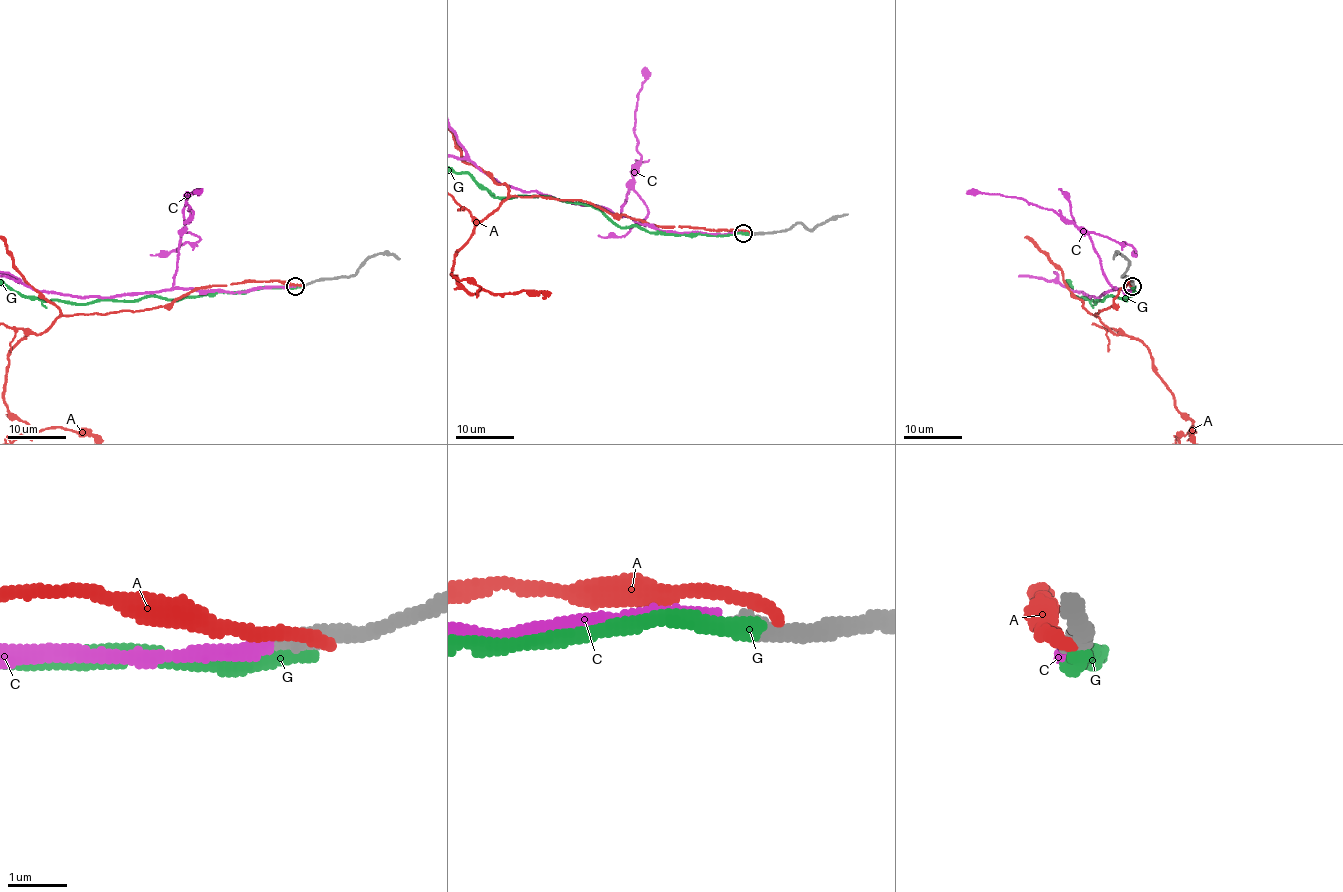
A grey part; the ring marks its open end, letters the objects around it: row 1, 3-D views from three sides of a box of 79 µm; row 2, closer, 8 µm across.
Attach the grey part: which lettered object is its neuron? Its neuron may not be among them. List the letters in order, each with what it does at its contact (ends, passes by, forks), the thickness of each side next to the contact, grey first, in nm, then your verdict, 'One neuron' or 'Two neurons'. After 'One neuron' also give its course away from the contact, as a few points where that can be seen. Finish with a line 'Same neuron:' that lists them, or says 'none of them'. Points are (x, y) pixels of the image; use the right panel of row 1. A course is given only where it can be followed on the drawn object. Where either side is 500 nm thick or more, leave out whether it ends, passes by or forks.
A: It ends there. Thickness 440 nm (grey) against 240 nm. Two neurons
C: It ends there. Thickness 340 nm (grey) against 240 nm. One neuron
G: It ends there. Thickness 400 nm (grey) against 300 nm. Two neurons
Same neuron: C

